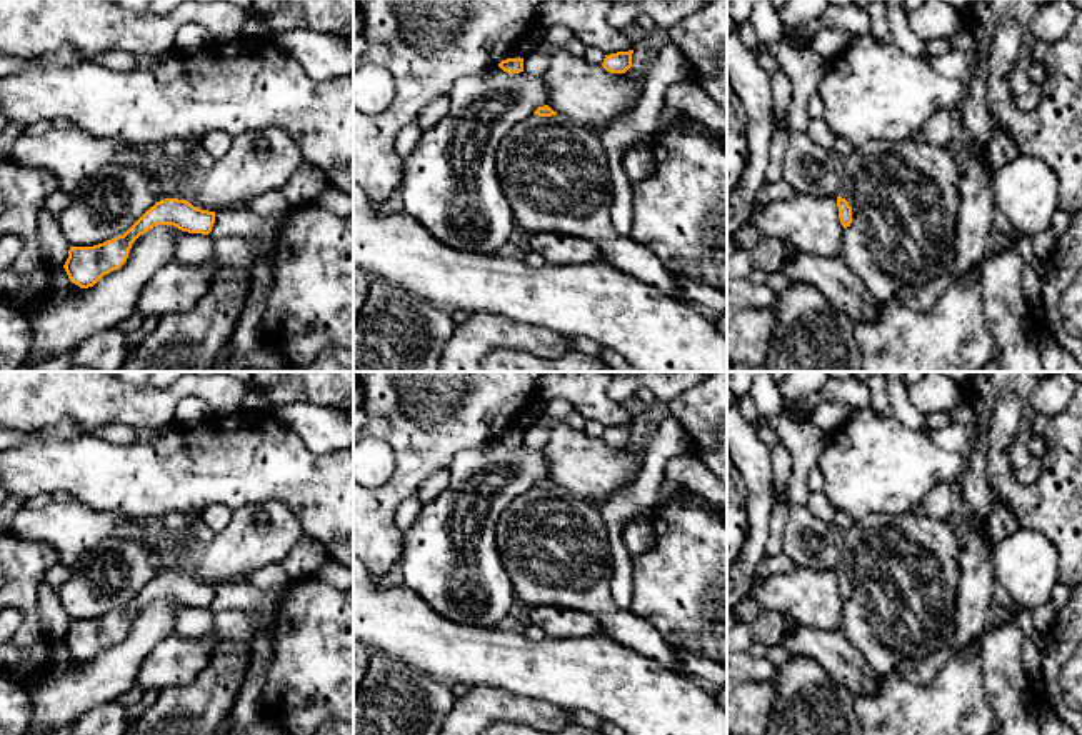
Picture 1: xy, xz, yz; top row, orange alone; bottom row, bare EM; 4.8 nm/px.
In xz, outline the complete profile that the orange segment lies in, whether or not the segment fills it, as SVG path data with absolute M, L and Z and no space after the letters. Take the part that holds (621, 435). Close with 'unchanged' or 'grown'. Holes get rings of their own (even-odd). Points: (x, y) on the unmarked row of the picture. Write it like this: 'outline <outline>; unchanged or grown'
outline M634 423L605 428L602 440L610 447L625 447L632 440L632 427Z; unchanged

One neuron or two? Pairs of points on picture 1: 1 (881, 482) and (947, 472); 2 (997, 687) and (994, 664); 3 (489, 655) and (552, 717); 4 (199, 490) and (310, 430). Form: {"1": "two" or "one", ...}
{"1": "one", "2": "one", "3": "two", "4": "two"}

